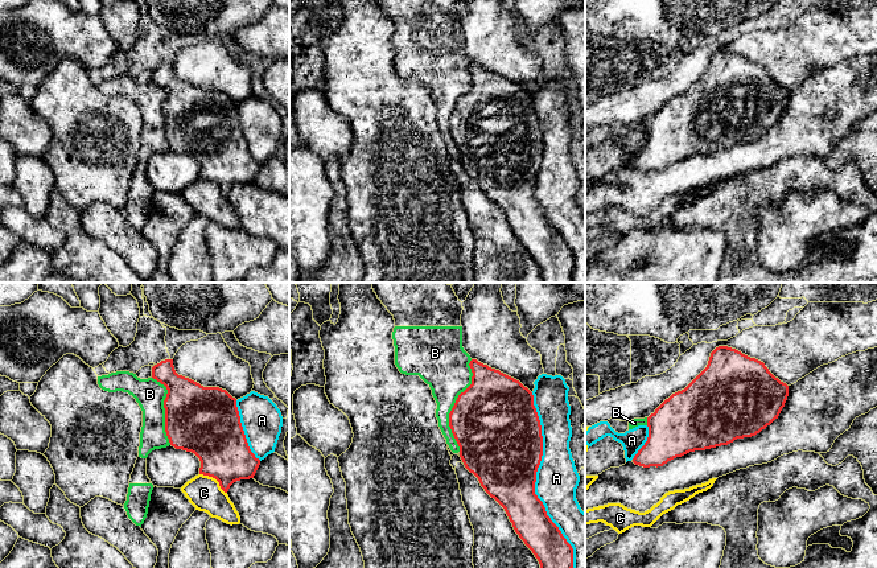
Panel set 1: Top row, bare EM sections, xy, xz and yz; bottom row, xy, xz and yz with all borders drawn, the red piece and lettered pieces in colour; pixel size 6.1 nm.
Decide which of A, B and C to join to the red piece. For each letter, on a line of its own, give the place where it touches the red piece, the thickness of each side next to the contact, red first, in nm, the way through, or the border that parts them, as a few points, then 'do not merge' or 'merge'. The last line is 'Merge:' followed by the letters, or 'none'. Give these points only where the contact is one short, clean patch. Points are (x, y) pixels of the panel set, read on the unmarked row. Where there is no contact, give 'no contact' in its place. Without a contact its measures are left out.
A: meets red in xz at (534, 189); 420 nm thick on the red side, 260 nm on the other; do not merge
B: meets red in xz at (453, 110); 500 nm thick on the red side, 300 nm on the other; do not merge
C: meets red in xy at (214, 181); 340 nm thick on the red side, 200 nm on the other; do not merge
Merge: none

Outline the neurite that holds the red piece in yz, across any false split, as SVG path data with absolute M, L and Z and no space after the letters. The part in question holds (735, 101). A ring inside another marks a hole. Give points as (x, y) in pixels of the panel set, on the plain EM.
M719 50L711 57L707 71L647 122L649 141L633 166L643 172L658 172L689 156L755 140L778 123L787 100L789 90L775 82L763 66L736 53Z

